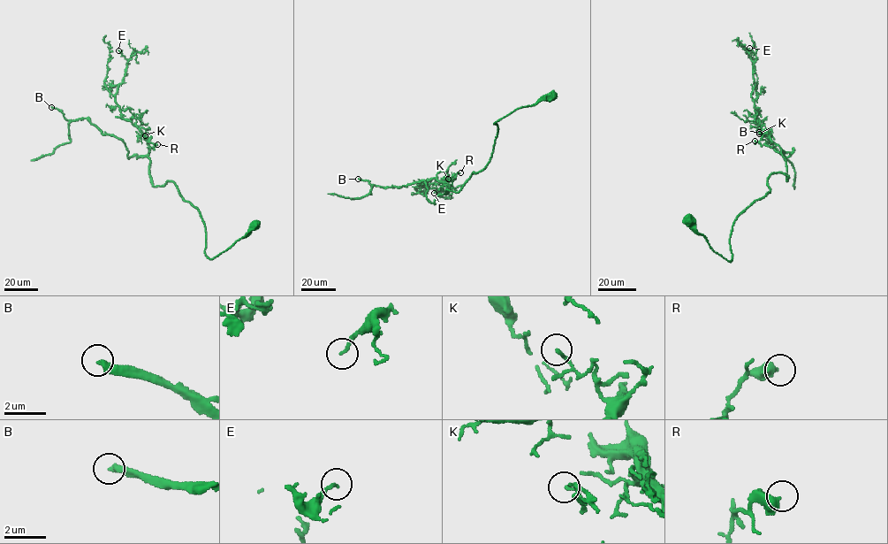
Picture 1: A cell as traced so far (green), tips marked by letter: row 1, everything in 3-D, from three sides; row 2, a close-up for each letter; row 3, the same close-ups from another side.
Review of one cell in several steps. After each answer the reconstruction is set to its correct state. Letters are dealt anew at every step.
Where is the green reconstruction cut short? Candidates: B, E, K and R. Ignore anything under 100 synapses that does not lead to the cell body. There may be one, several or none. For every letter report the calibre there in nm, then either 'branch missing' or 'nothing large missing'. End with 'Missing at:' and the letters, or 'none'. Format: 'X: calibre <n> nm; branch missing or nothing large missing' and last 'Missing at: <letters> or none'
B: calibre 320 nm; branch missing
E: calibre 150 nm; nothing large missing
K: calibre 140 nm; nothing large missing
R: calibre 500 nm; nothing large missing
Missing at: B

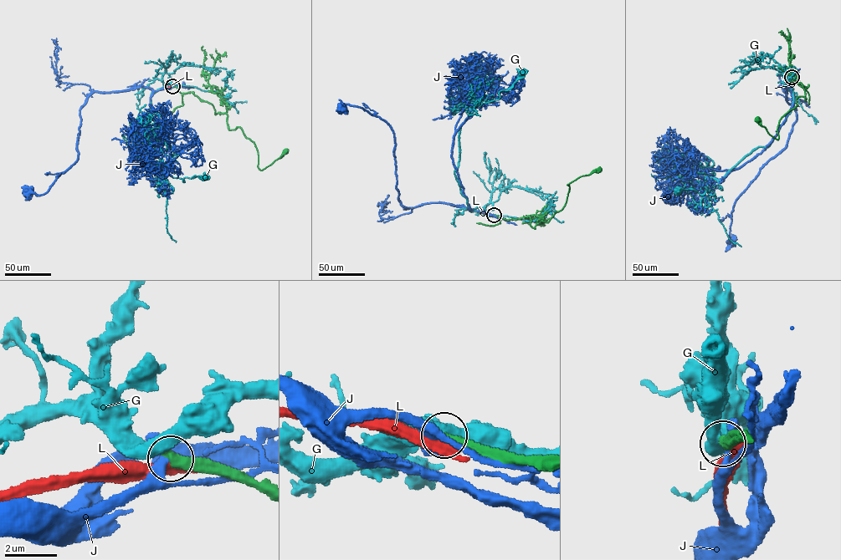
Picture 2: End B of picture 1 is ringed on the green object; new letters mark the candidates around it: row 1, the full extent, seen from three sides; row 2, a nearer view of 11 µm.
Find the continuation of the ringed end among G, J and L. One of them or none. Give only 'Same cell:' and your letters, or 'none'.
Same cell: none

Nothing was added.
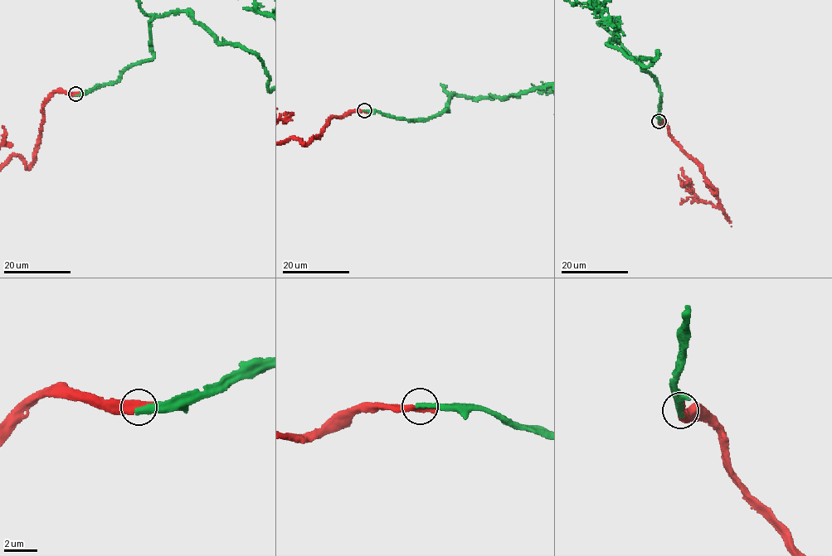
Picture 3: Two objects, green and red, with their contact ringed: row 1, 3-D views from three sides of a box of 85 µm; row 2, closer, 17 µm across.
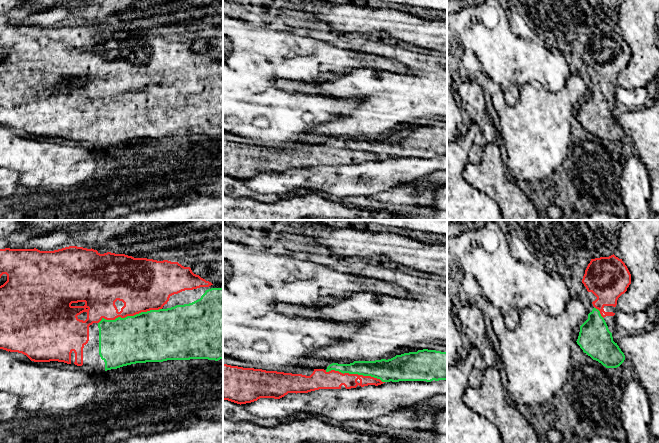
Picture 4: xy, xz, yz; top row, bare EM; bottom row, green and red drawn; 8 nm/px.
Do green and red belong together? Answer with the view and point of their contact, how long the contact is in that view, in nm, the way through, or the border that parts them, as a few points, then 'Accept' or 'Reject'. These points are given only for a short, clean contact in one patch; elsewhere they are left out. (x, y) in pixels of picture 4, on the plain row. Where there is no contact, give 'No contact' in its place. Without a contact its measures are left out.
Touches green at xy (129, 92). Shared border 550 nm. Accept

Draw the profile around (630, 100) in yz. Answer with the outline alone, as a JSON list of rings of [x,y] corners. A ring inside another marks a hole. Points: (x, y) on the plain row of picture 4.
[[[616,85],[614,92],[616,104],[627,111],[635,111],[649,103],[648,93],[645,87],[626,90]]]

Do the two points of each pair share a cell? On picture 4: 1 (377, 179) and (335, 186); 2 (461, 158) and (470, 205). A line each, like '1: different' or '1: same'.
1: same
2: same

